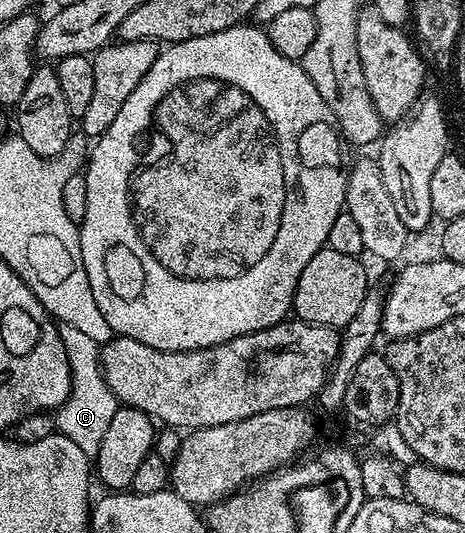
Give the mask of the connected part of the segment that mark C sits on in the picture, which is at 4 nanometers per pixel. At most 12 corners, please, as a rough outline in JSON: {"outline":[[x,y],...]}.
{"outline":[[56,325],[70,396],[56,431],[94,458],[119,407],[101,346]]}

